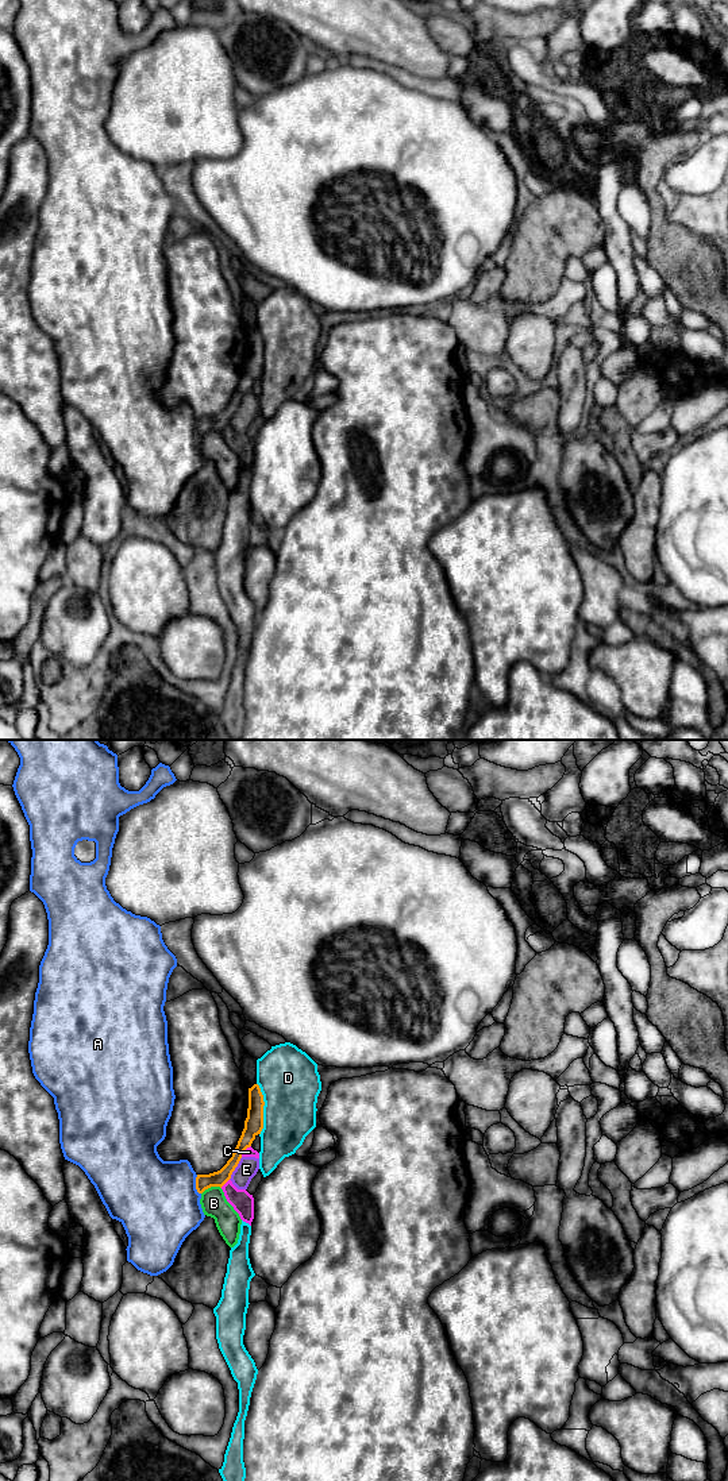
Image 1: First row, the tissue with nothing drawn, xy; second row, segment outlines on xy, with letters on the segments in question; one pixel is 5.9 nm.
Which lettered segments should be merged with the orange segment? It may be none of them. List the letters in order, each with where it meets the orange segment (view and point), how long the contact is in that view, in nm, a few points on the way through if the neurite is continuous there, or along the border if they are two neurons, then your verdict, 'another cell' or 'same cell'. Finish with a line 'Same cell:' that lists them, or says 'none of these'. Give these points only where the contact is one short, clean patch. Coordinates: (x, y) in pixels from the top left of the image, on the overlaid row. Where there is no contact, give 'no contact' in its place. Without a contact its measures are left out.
A: xy (196, 1184) | 120 nm | another cell
B: xy (211, 1186) | 130 nm | another cell
C: xy (245, 1149) | 90 nm | along xy (250, 1145), (241, 1156) | another cell
D: xy (262, 1109) | 320 nm | another cell
E: xy (235, 1167) | 160 nm | along xy (242, 1157), (228, 1179) | another cell
Same cell: none of these

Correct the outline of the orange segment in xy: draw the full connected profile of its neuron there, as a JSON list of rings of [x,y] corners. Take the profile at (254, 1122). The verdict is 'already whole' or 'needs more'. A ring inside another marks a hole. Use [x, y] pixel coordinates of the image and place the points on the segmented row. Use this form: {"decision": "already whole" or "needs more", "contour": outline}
{"decision": "already whole", "contour": [[[258,1084],[249,1088],[249,1108],[247,1118],[244,1121],[244,1129],[238,1141],[238,1145],[227,1161],[227,1164],[217,1172],[209,1175],[197,1175],[196,1189],[203,1193],[211,1187],[223,1187],[230,1179],[235,1168],[238,1166],[243,1152],[251,1146],[253,1141],[263,1129],[263,1095]]]}

